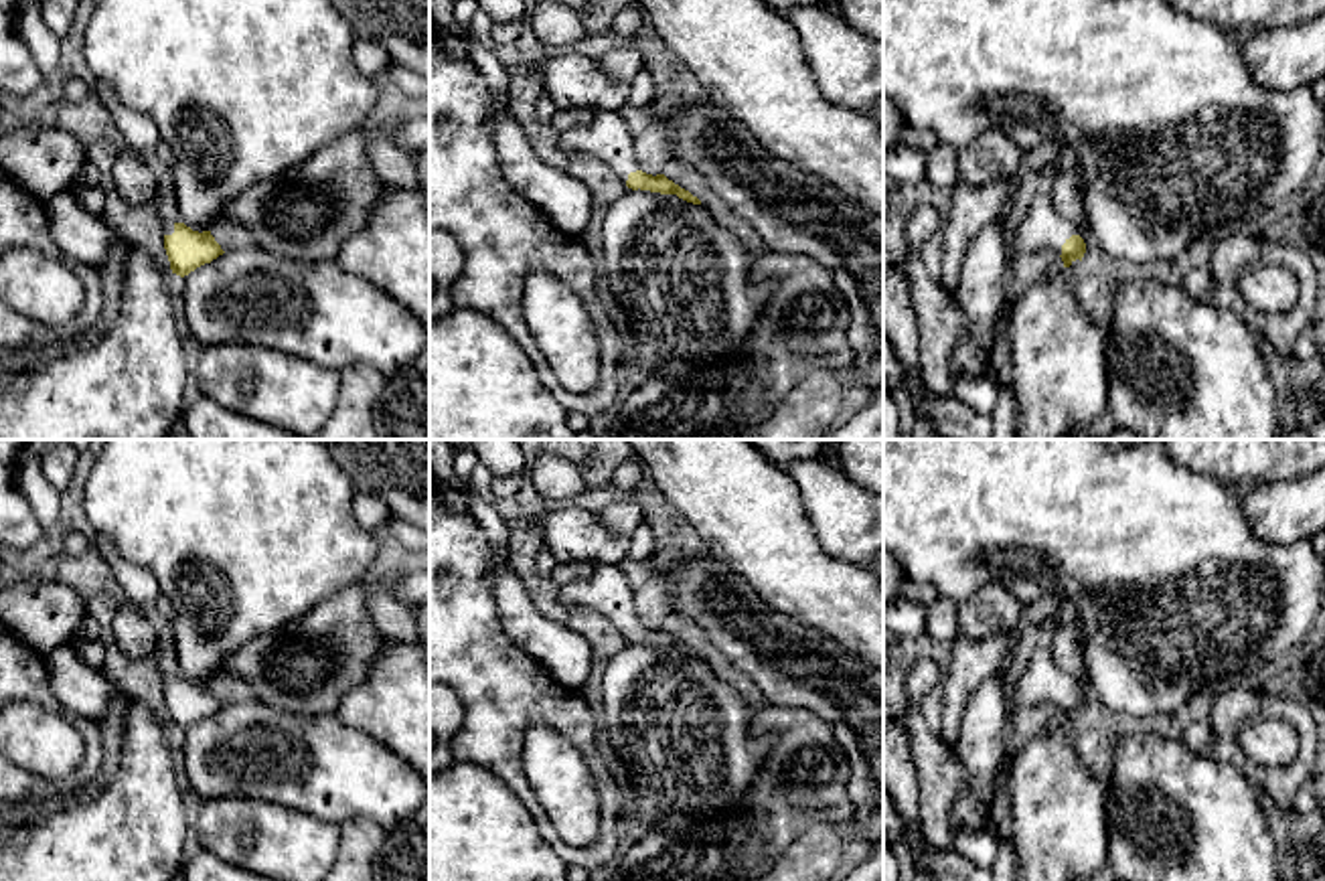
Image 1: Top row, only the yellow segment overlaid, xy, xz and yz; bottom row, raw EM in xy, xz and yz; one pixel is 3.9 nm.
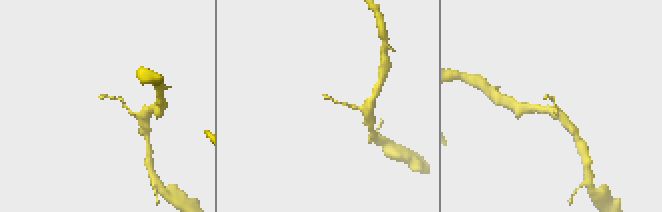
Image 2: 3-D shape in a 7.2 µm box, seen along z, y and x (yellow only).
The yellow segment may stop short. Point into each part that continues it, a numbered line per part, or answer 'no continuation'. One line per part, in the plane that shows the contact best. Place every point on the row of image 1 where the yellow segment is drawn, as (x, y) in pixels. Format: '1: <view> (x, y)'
1: yz (1042, 227)

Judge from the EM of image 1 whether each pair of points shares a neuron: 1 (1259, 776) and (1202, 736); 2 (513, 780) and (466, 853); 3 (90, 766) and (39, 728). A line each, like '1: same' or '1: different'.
1: different
2: different
3: different

